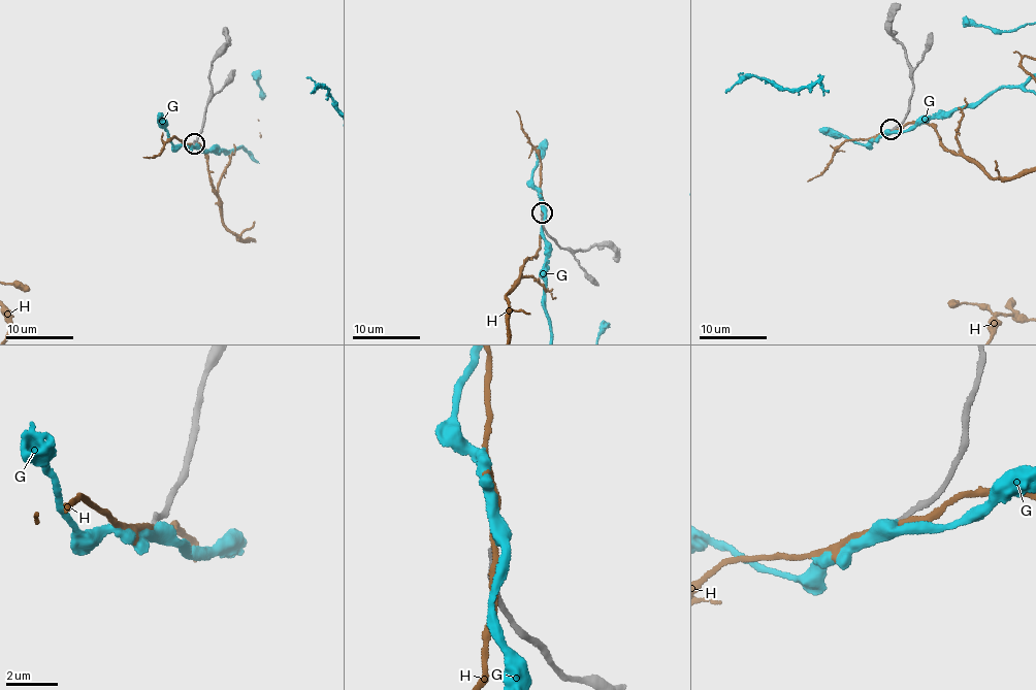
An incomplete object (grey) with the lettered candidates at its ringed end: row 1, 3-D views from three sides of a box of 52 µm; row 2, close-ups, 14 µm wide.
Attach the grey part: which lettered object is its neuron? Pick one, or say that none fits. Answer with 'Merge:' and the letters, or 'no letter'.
Merge: G

